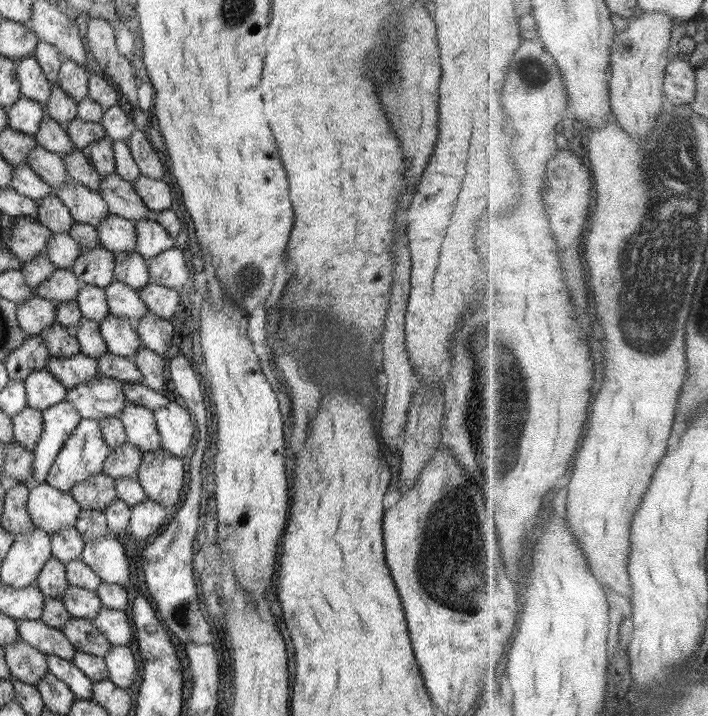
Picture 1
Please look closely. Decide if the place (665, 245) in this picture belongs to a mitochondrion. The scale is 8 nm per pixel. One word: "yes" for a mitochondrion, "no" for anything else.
yes

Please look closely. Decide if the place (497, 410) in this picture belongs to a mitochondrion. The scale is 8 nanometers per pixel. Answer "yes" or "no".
yes

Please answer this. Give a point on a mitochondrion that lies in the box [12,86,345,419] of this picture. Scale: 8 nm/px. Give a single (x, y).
(250, 276)

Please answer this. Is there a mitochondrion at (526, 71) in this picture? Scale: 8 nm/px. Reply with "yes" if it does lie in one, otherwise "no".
yes

